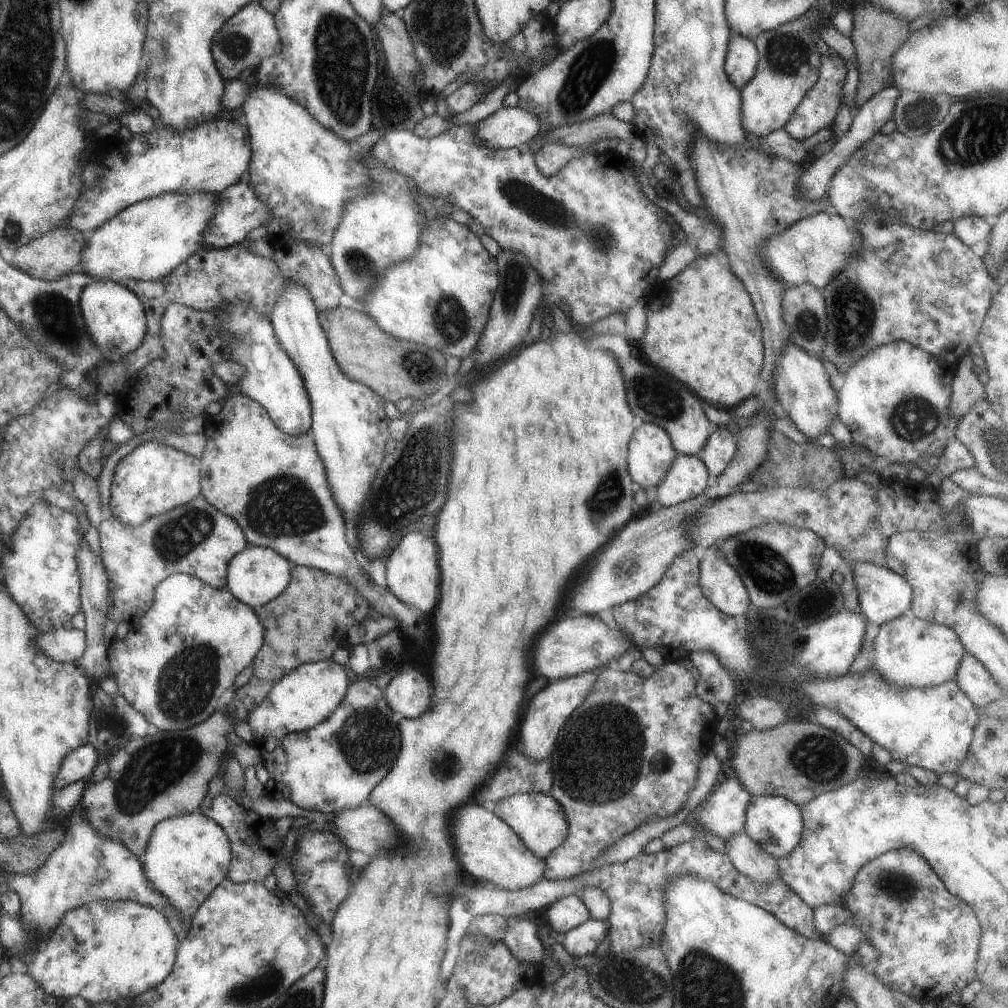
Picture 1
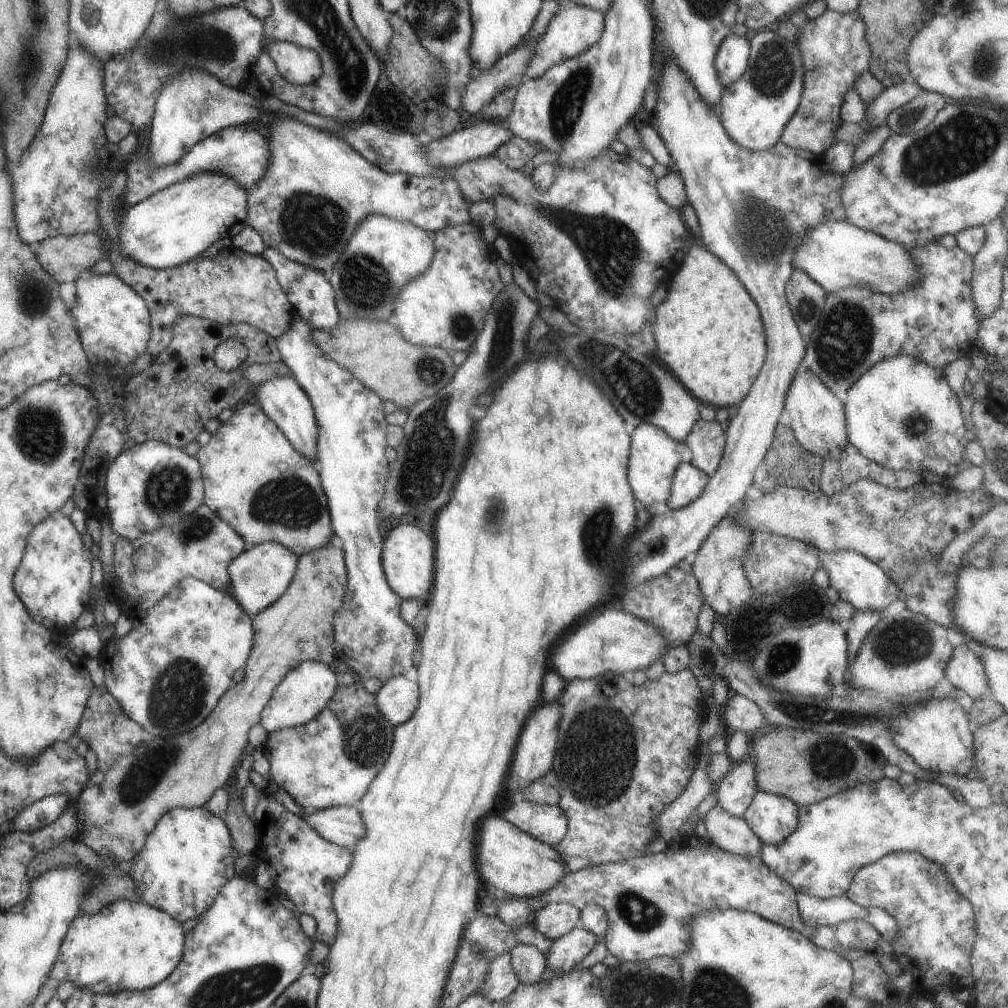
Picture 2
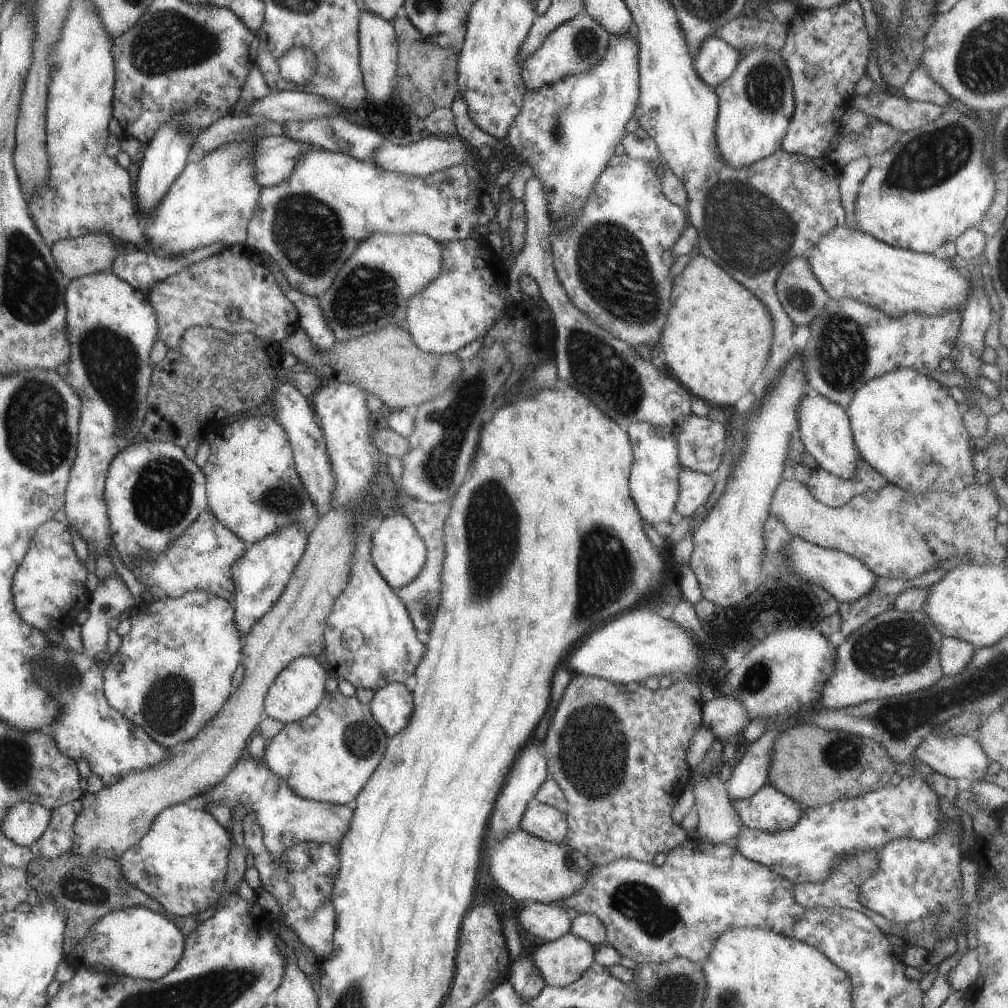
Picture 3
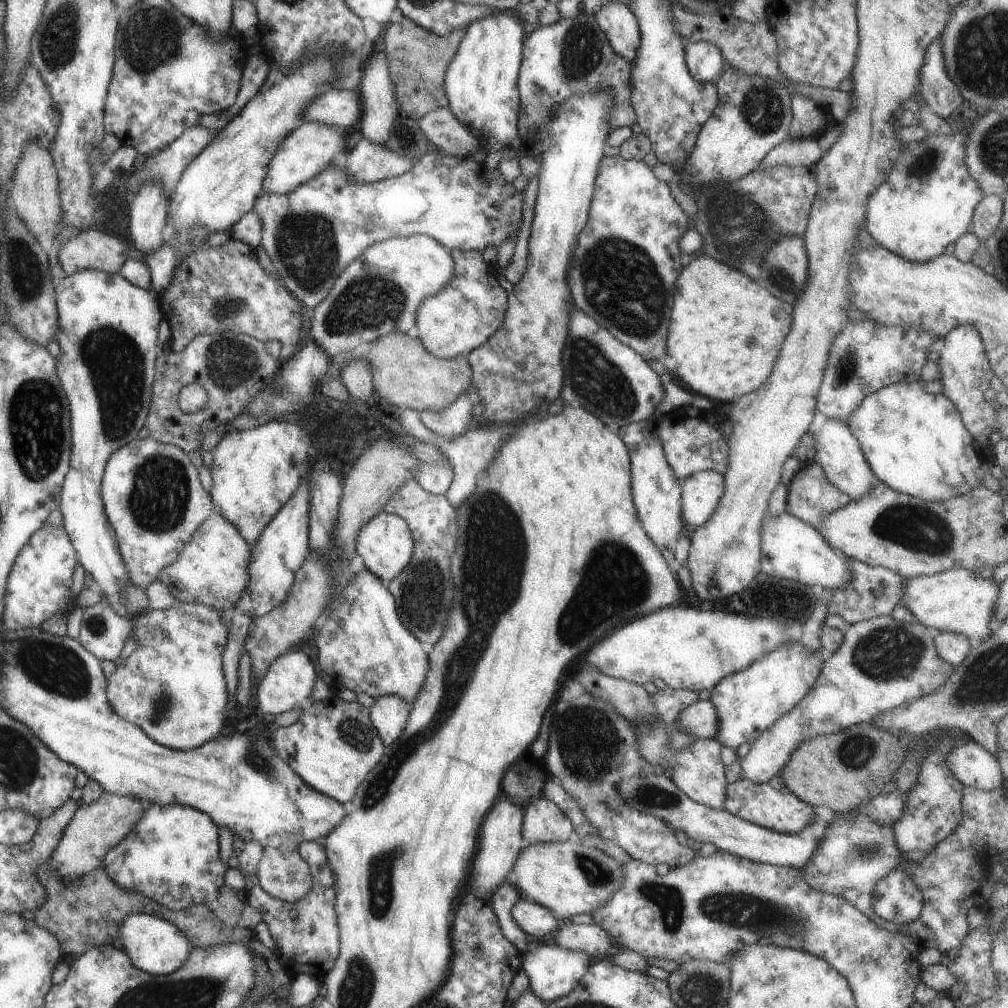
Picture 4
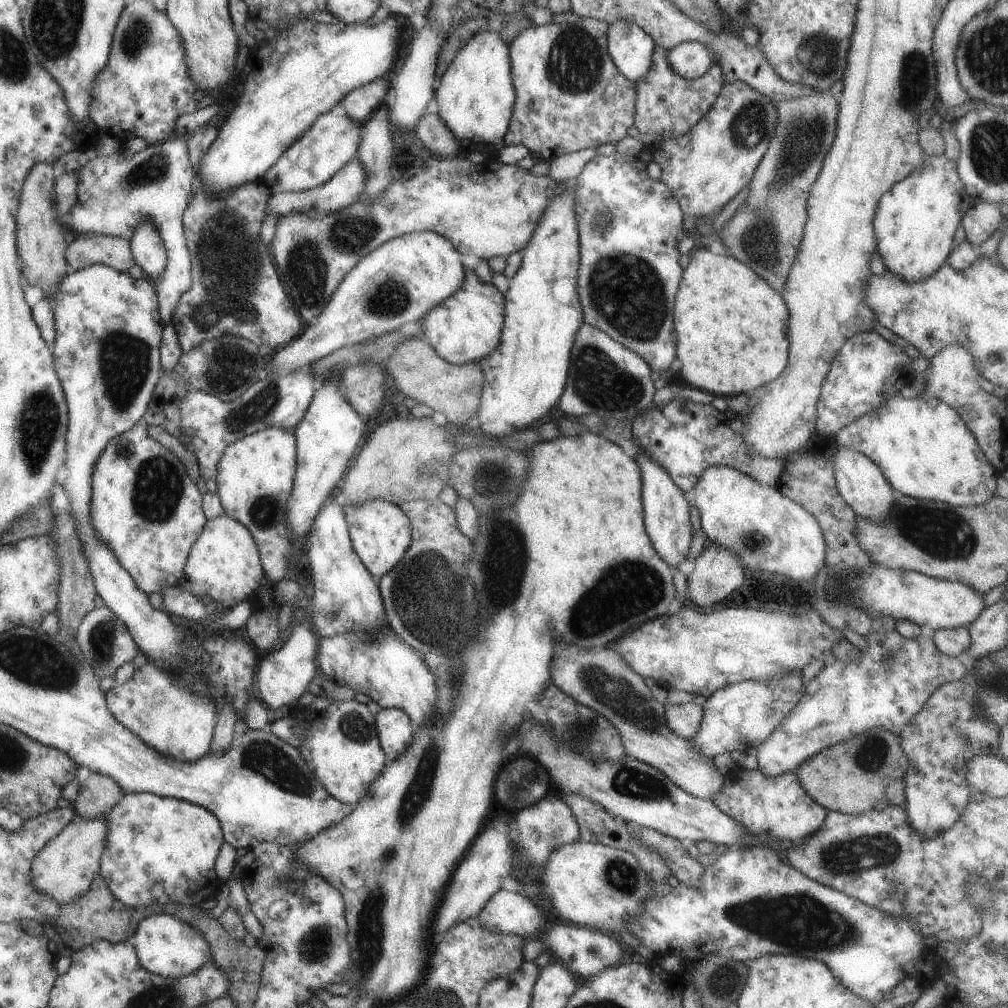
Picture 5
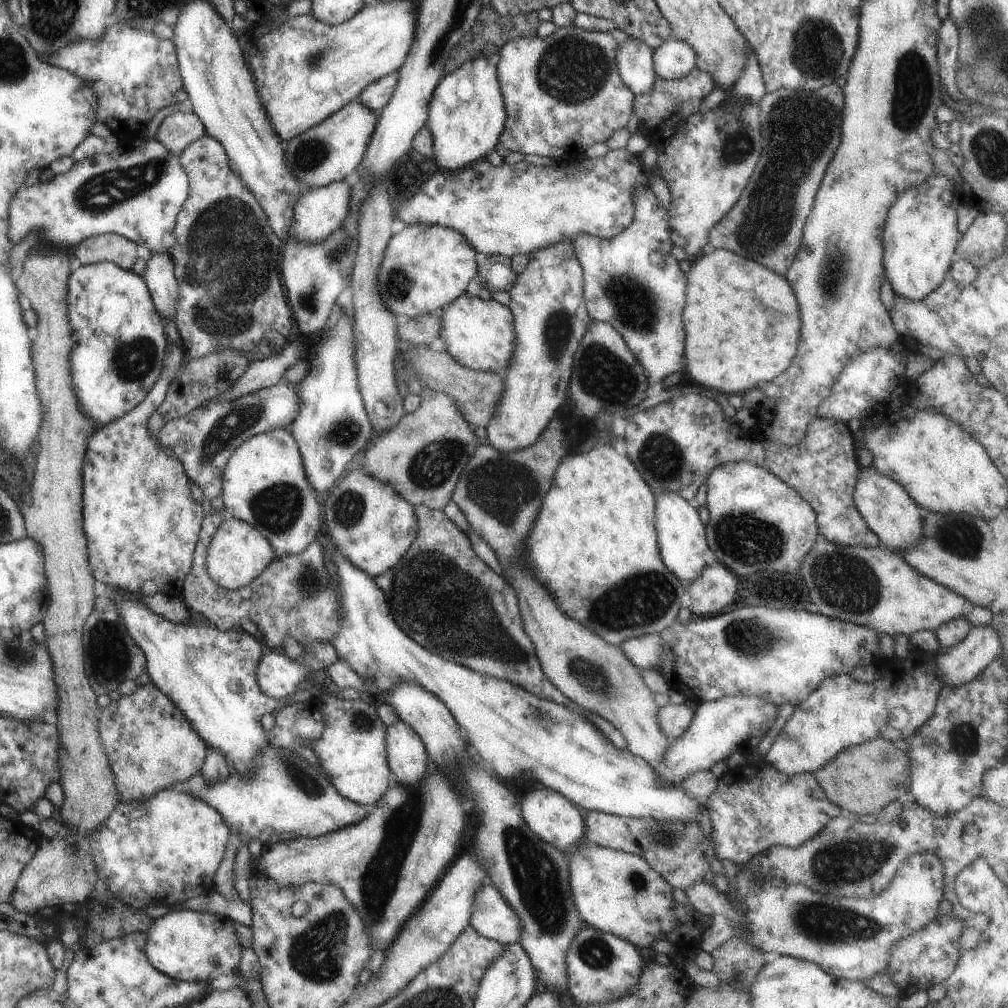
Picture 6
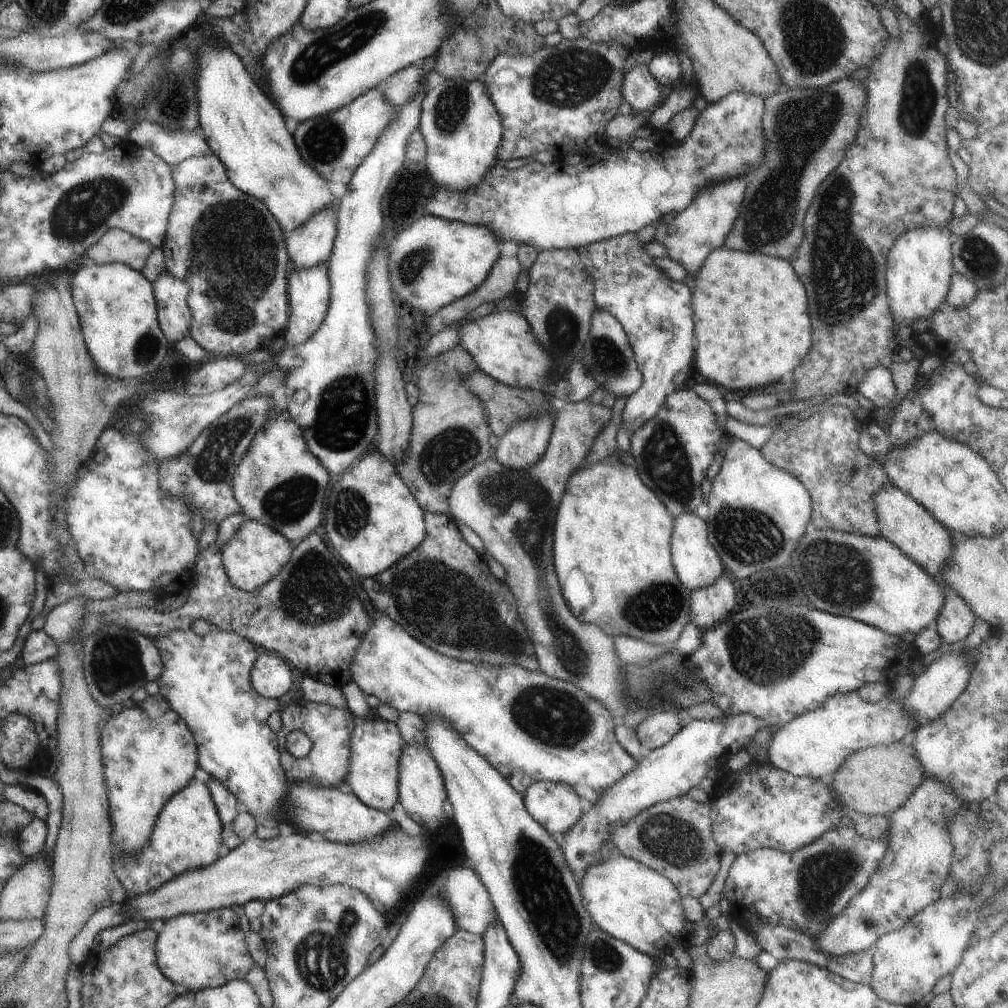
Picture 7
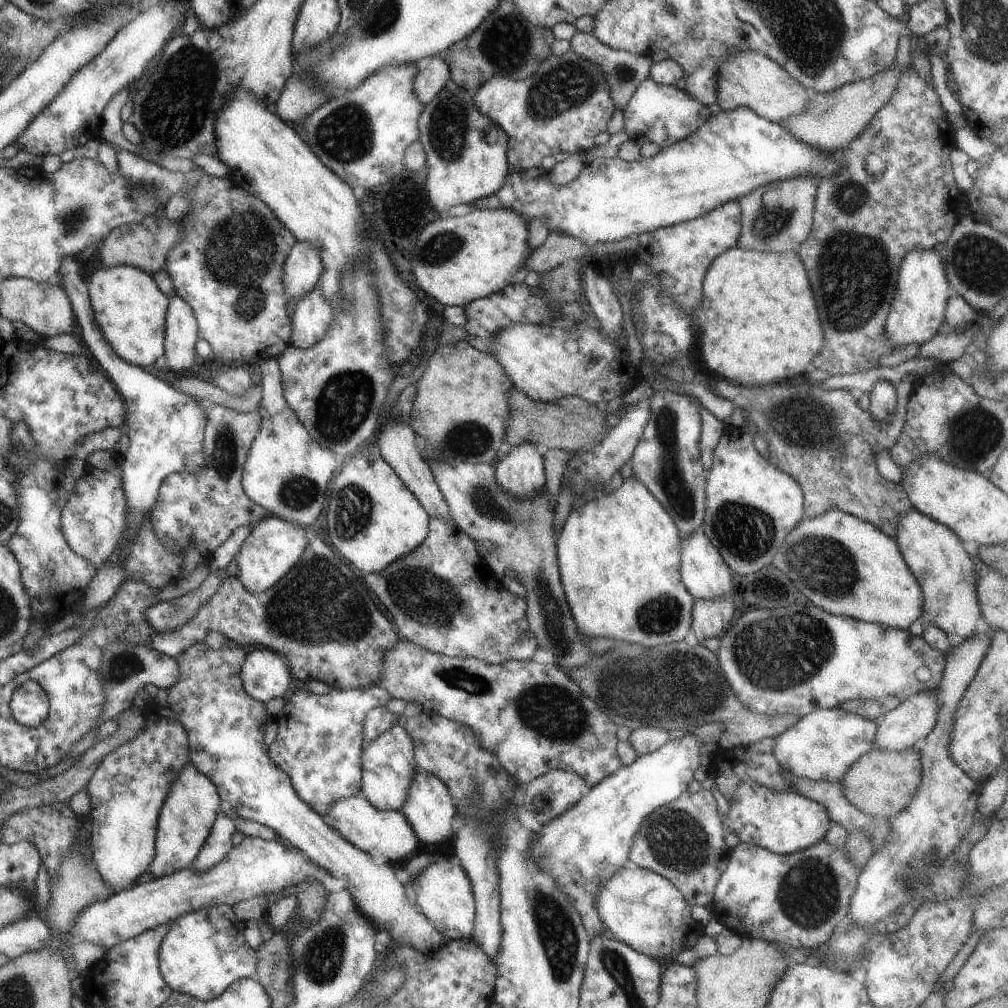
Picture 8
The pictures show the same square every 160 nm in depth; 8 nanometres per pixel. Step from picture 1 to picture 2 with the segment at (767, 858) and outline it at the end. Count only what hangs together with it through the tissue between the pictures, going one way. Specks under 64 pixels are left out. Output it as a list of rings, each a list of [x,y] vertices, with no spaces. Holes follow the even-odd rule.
[[[715,805],[700,821],[708,840],[721,850],[741,858],[759,857],[762,844],[742,817],[728,815],[720,806]]]

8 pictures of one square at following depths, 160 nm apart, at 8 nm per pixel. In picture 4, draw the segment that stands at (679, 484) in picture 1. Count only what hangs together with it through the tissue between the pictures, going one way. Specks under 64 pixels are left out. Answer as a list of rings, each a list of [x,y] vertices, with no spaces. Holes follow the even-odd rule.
[[[712,470],[697,471],[680,480],[680,511],[686,527],[705,524],[723,493],[724,476]]]

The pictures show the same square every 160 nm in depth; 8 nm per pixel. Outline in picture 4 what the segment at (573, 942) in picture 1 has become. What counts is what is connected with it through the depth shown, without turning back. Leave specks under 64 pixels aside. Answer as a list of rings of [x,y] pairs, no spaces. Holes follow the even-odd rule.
[[[550,942],[539,944],[533,950],[521,952],[519,958],[521,960],[520,970],[523,970],[527,976],[529,989],[540,1000],[543,1000],[544,1004],[566,996],[567,992],[575,988],[577,982],[581,980],[581,976],[587,972],[587,968],[592,963],[592,959],[585,952],[567,950],[567,948],[561,948]]]

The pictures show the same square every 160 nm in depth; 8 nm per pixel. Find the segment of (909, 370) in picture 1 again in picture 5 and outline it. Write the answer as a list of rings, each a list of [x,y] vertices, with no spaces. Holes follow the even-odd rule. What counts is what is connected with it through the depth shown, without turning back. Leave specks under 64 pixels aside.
[[[899,394],[893,395],[876,409],[847,424],[832,437],[836,445],[852,448],[874,462],[896,494],[916,499],[939,501],[956,507],[982,505],[993,496],[995,480],[999,478],[999,473],[987,462],[974,436],[955,409],[940,400],[923,396],[903,399]]]

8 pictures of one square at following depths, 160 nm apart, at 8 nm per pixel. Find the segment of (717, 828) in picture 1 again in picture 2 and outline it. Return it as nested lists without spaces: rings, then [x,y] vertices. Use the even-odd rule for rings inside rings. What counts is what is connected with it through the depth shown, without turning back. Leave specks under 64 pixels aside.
[[[748,759],[735,764],[713,788],[716,805],[728,815],[741,817],[757,792],[754,764]]]

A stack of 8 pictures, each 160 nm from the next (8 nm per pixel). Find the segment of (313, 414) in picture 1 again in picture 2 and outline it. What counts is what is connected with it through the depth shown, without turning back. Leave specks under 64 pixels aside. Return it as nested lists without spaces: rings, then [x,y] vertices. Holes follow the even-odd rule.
[[[296,316],[294,321],[289,325],[288,331],[284,332],[281,336],[275,339],[276,348],[279,352],[280,361],[290,370],[295,382],[304,390],[304,393],[309,399],[313,414],[315,417],[315,424],[317,425],[317,440],[316,440],[316,457],[313,462],[313,468],[317,471],[321,488],[323,489],[326,501],[328,502],[328,515],[330,520],[331,532],[340,540],[341,550],[343,551],[344,565],[346,568],[346,585],[344,597],[342,598],[341,606],[334,614],[332,620],[332,637],[334,642],[334,654],[335,660],[338,658],[351,658],[351,660],[359,660],[359,662],[347,662],[343,661],[348,672],[355,674],[359,678],[359,682],[367,680],[368,678],[375,678],[382,684],[389,680],[391,677],[397,675],[403,675],[405,672],[415,666],[416,654],[418,651],[418,636],[411,627],[402,619],[400,615],[400,602],[402,601],[388,586],[383,576],[383,571],[380,565],[380,554],[382,553],[383,546],[383,532],[382,524],[379,521],[378,516],[378,504],[382,498],[382,492],[384,491],[383,482],[386,482],[385,476],[387,476],[387,462],[385,462],[385,456],[383,456],[383,450],[385,450],[385,444],[383,440],[385,438],[385,422],[383,412],[381,411],[381,405],[383,401],[368,388],[365,388],[356,378],[351,376],[351,373],[344,368],[341,368],[338,364],[335,364],[332,360],[326,358],[325,355],[318,349],[318,346],[312,341],[310,336],[311,328],[305,320],[301,320],[299,316]]]

